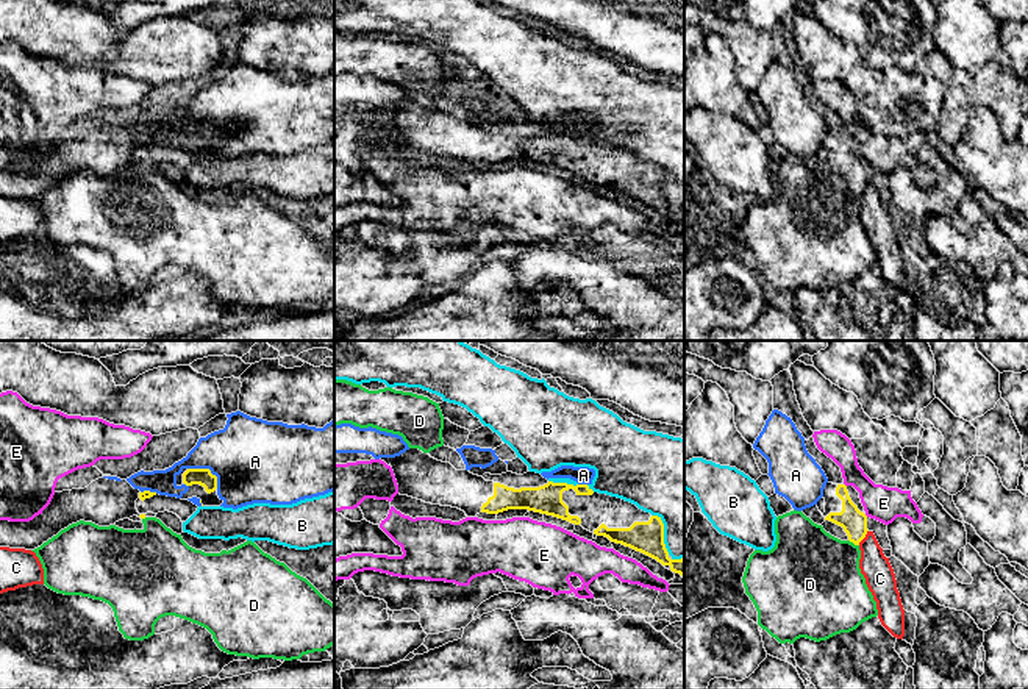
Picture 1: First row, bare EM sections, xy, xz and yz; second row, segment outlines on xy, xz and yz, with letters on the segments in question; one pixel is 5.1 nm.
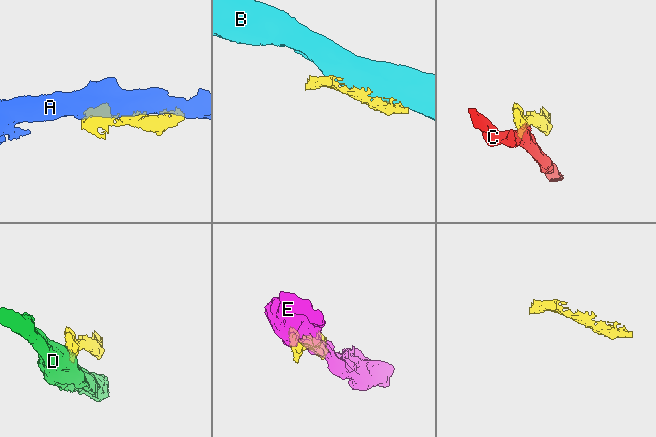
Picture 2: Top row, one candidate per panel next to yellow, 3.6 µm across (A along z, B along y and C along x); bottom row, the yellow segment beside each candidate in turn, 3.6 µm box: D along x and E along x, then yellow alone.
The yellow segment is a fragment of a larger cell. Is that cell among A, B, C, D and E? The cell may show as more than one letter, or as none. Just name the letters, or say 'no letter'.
no letter

